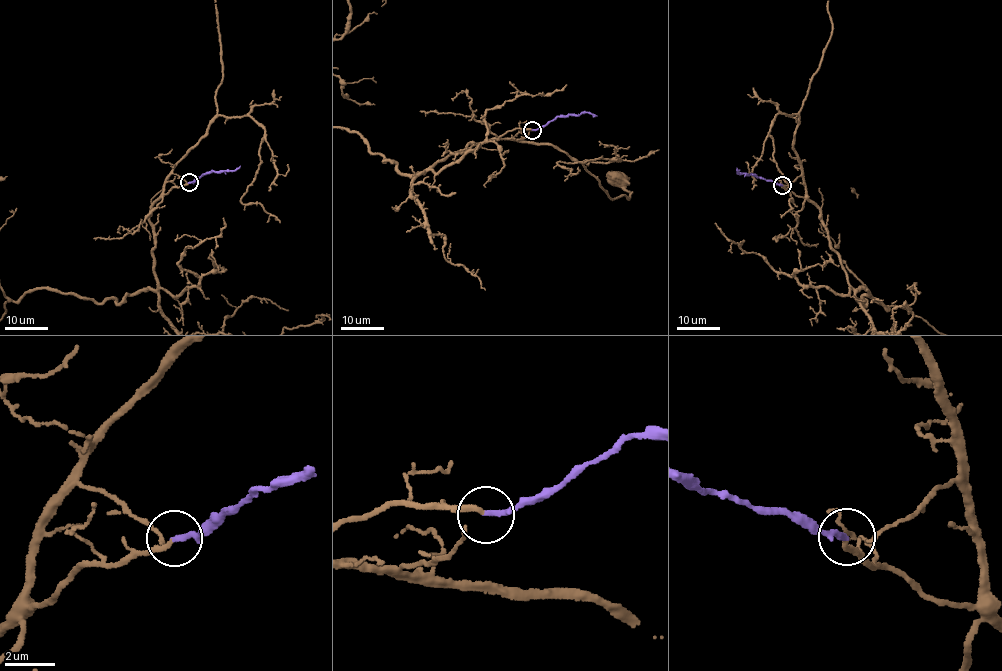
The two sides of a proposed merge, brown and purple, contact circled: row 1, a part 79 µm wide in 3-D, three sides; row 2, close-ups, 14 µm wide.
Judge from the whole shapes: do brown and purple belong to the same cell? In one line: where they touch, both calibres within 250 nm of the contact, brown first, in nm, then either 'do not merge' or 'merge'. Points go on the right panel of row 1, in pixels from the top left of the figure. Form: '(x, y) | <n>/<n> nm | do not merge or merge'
(782, 185) | 150/200 nm | merge

